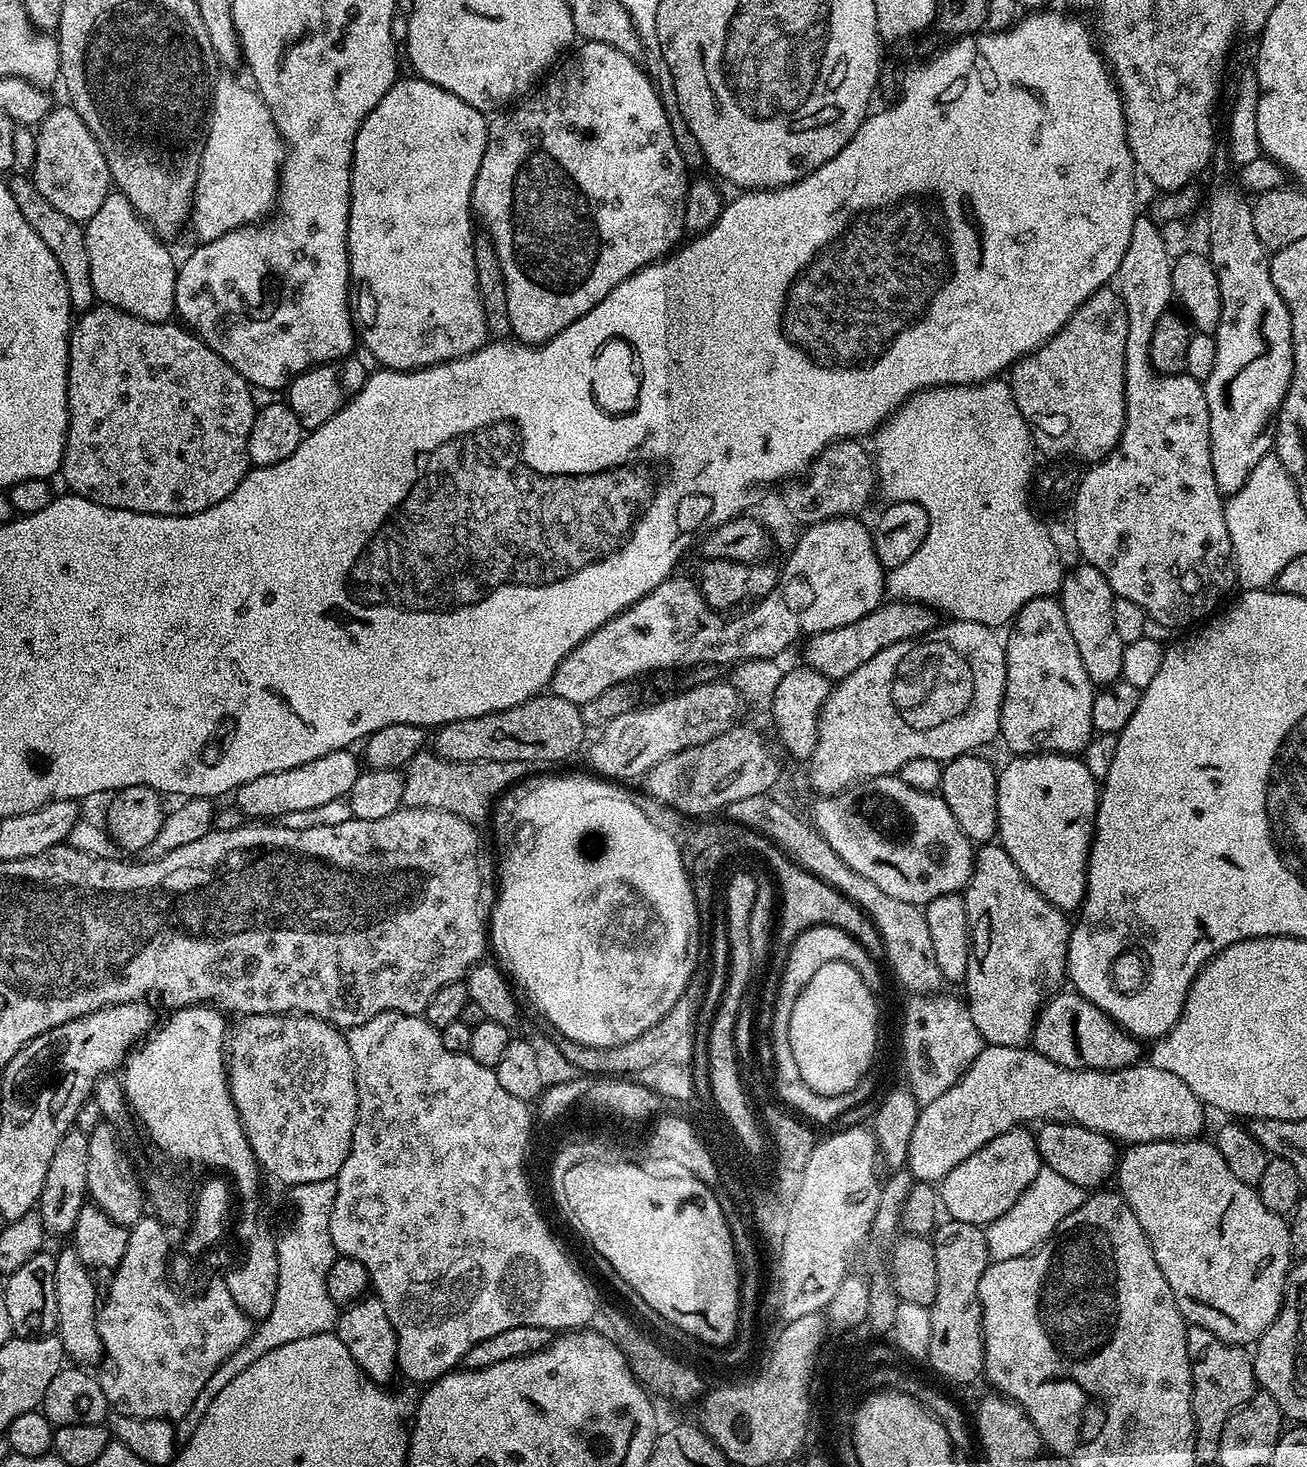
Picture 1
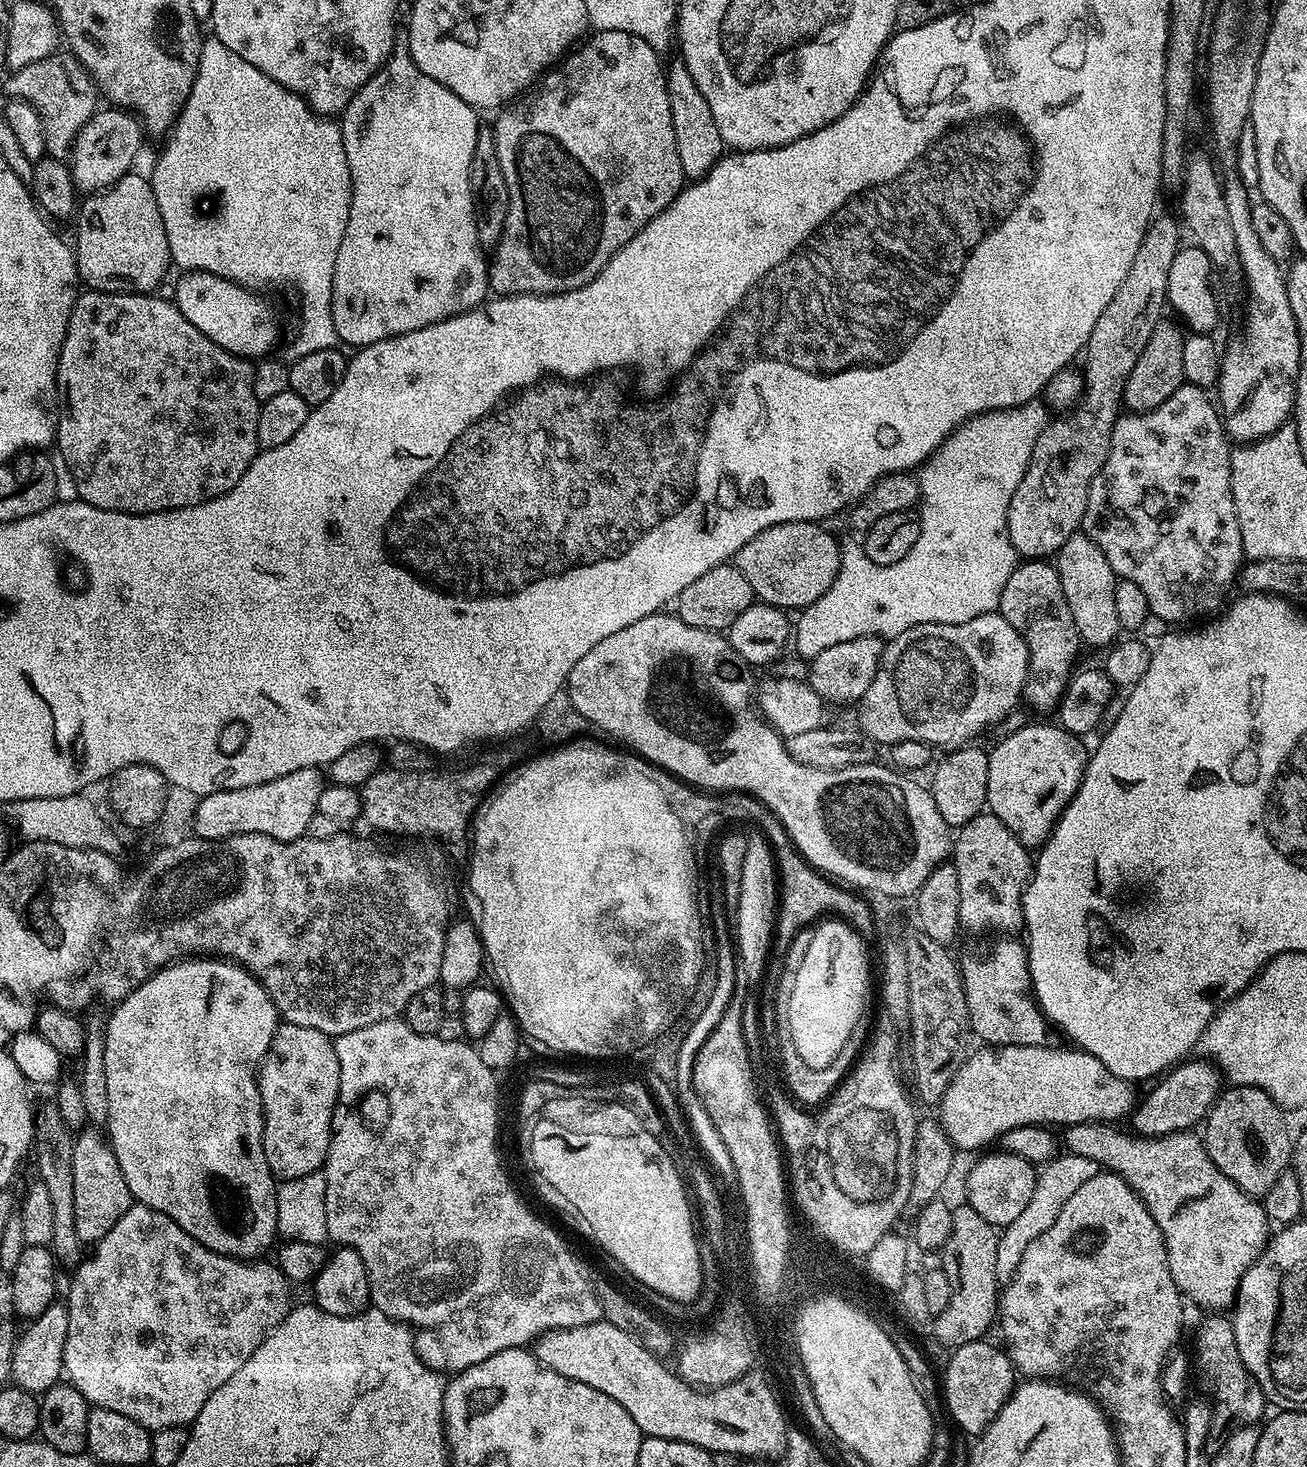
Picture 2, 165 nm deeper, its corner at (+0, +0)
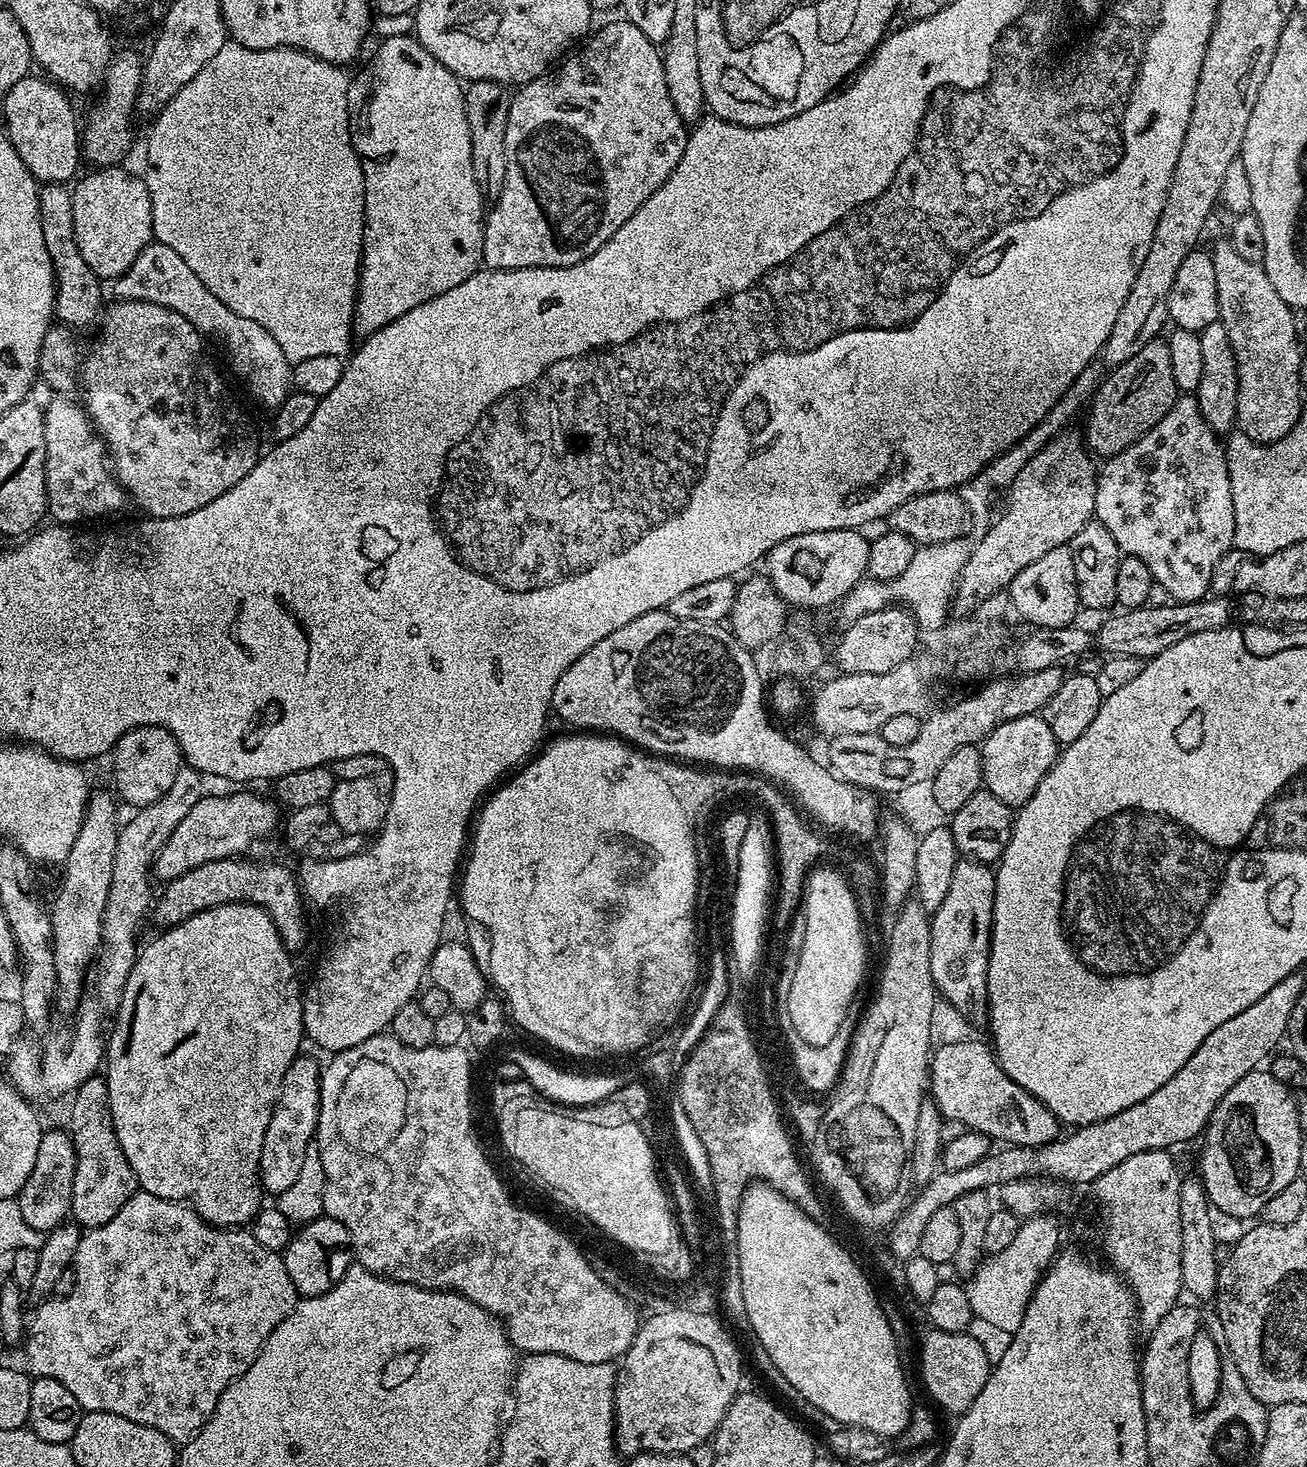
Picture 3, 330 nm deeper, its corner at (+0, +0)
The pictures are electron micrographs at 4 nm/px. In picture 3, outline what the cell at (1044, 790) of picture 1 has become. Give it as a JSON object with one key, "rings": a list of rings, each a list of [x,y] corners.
{"rings":[[[1043,715],[1014,718],[1014,722],[1002,722],[979,745],[984,771],[984,788],[1002,798],[1008,807],[1016,810],[1032,797],[1052,765],[1056,763],[1058,745]]]}

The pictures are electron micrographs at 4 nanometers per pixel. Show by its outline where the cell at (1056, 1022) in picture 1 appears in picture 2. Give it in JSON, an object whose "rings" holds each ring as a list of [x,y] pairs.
{"rings":[[[996,938],[983,956],[972,952],[958,960],[960,982],[964,987],[968,1026],[971,1035],[988,1046],[1005,1044],[1044,1044],[1046,1021],[1030,993],[1028,953],[1016,938]]]}

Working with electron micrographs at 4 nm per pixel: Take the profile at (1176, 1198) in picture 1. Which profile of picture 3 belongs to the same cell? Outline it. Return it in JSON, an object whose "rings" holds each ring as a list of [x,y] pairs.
{"rings":[[[952,1040],[941,1048],[939,1045],[931,1053],[930,1099],[938,1106],[940,1115],[945,1120],[964,1123],[968,1130],[982,1133],[989,1141],[1001,1140],[999,1143],[1004,1146],[1041,1148],[1043,1144],[1051,1144],[1062,1132],[1062,1125],[1056,1115],[1038,1098],[1018,1086],[1018,1082],[1011,1080],[996,1060],[995,1051],[985,1041],[984,1044],[980,1040]]]}

